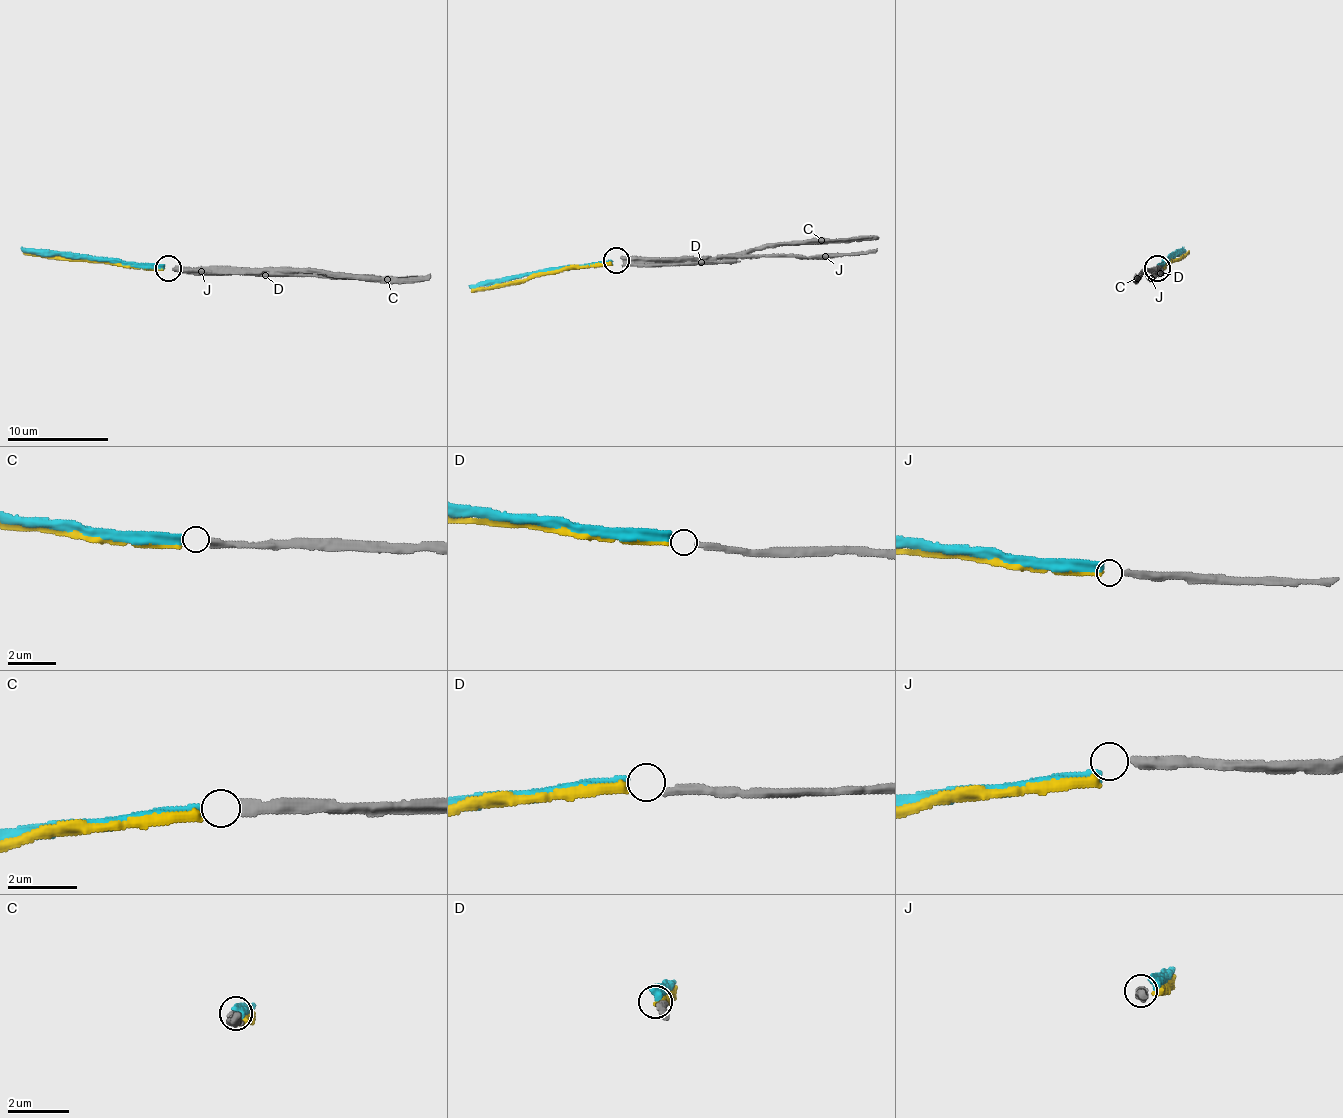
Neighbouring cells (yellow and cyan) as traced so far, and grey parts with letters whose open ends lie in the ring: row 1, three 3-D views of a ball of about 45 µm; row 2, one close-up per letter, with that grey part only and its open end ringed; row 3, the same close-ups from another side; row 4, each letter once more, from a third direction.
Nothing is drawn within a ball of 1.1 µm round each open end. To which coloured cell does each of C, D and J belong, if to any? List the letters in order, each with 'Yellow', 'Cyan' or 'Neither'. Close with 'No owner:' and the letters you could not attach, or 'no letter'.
C: Cyan
D: Yellow
J: Neither
No owner: J

